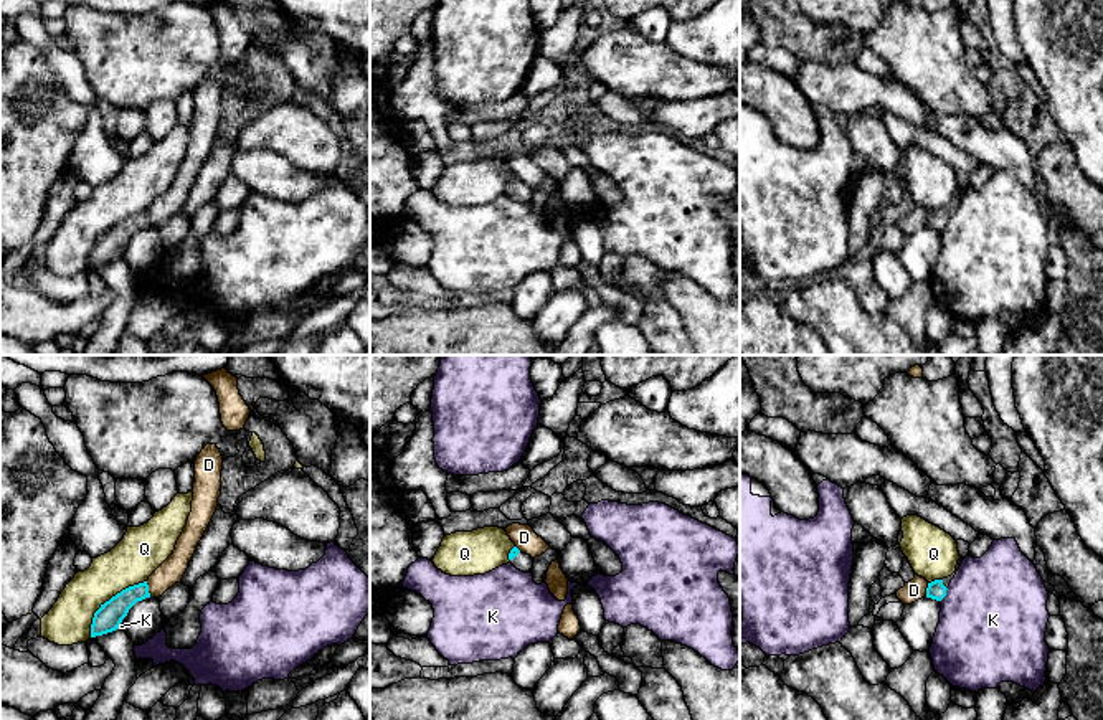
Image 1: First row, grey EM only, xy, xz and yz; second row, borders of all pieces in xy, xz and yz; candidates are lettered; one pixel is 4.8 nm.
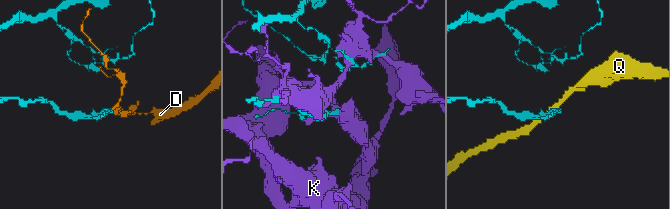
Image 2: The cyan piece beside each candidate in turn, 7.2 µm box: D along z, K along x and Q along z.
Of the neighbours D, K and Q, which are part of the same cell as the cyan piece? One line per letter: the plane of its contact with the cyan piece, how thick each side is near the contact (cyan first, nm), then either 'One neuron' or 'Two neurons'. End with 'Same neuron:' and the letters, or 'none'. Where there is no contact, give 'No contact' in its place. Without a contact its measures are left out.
D: Touches cyan in xy. Thickness 140 nm (cyan) against 120 nm. Two neurons
K: Touches cyan in yz. Thickness 90 nm (cyan) against 500 nm. Two neurons
Q: Touches cyan in xy. Thickness 140 nm (cyan) against 220 nm. Two neurons
Same neuron: none

